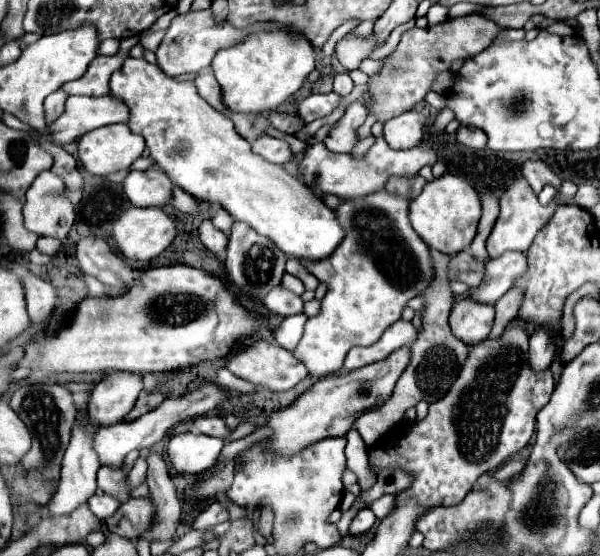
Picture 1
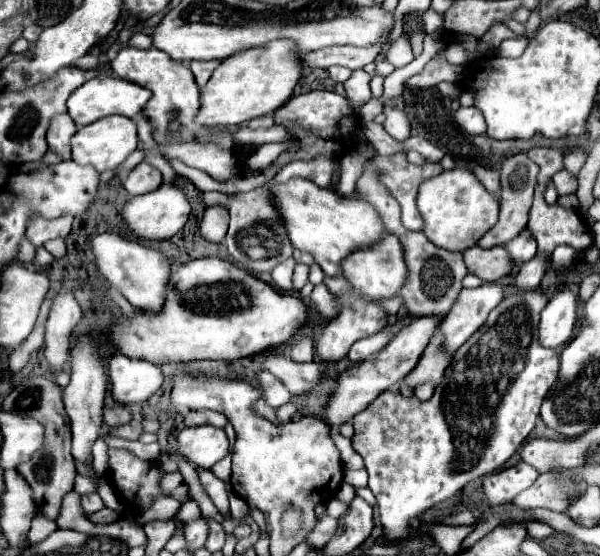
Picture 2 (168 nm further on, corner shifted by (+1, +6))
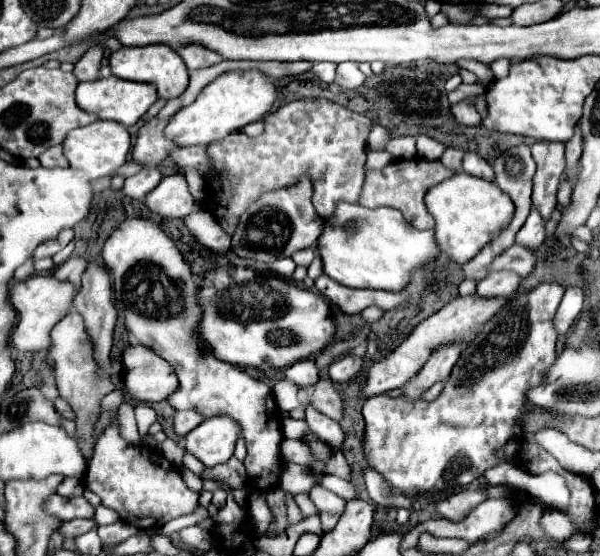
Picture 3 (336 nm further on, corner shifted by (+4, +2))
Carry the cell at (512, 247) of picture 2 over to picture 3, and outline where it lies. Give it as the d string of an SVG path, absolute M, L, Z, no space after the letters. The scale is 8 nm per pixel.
M531 211L525 225L519 229L519 233L515 237L515 243L523 245L531 251L537 251L543 241L545 241L545 219L541 219L539 213Z

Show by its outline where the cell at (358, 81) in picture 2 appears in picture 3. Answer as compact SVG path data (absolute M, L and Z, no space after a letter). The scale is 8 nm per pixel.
M339 63L337 65L337 79L335 83L343 89L359 89L365 81L365 75L359 71L355 63Z

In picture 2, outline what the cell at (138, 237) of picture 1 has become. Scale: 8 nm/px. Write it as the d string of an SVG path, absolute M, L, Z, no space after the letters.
M162 183L156 191L130 199L128 205L124 207L122 215L128 221L130 231L136 233L138 237L150 239L150 241L162 241L162 239L170 239L172 235L176 235L184 227L190 211L192 209L190 209L186 193L174 183Z

